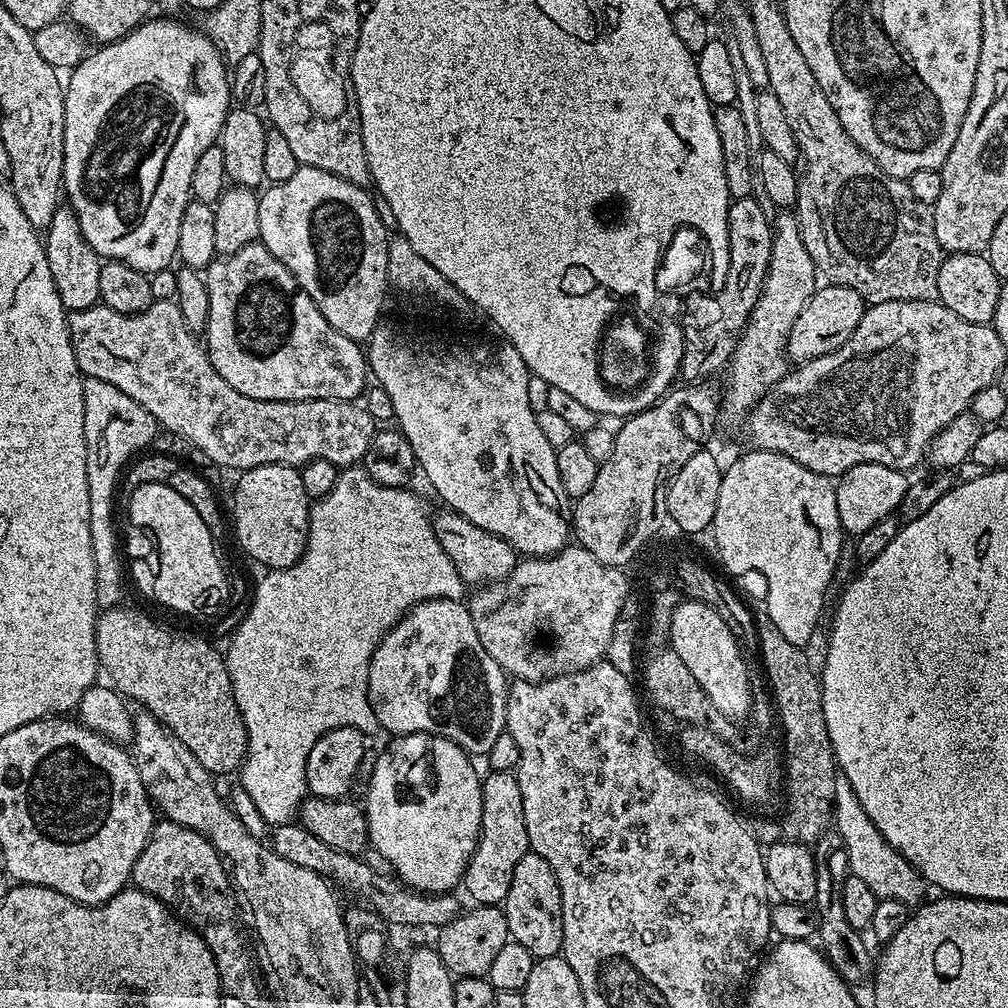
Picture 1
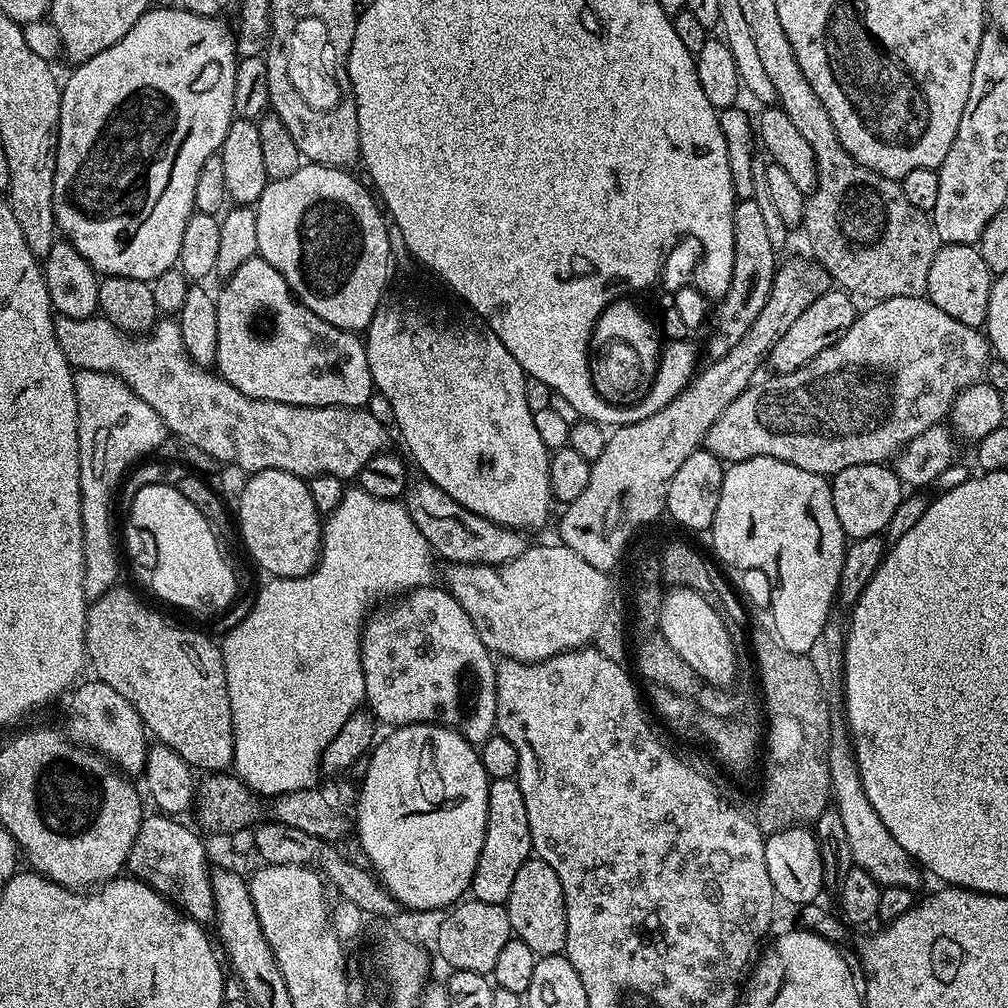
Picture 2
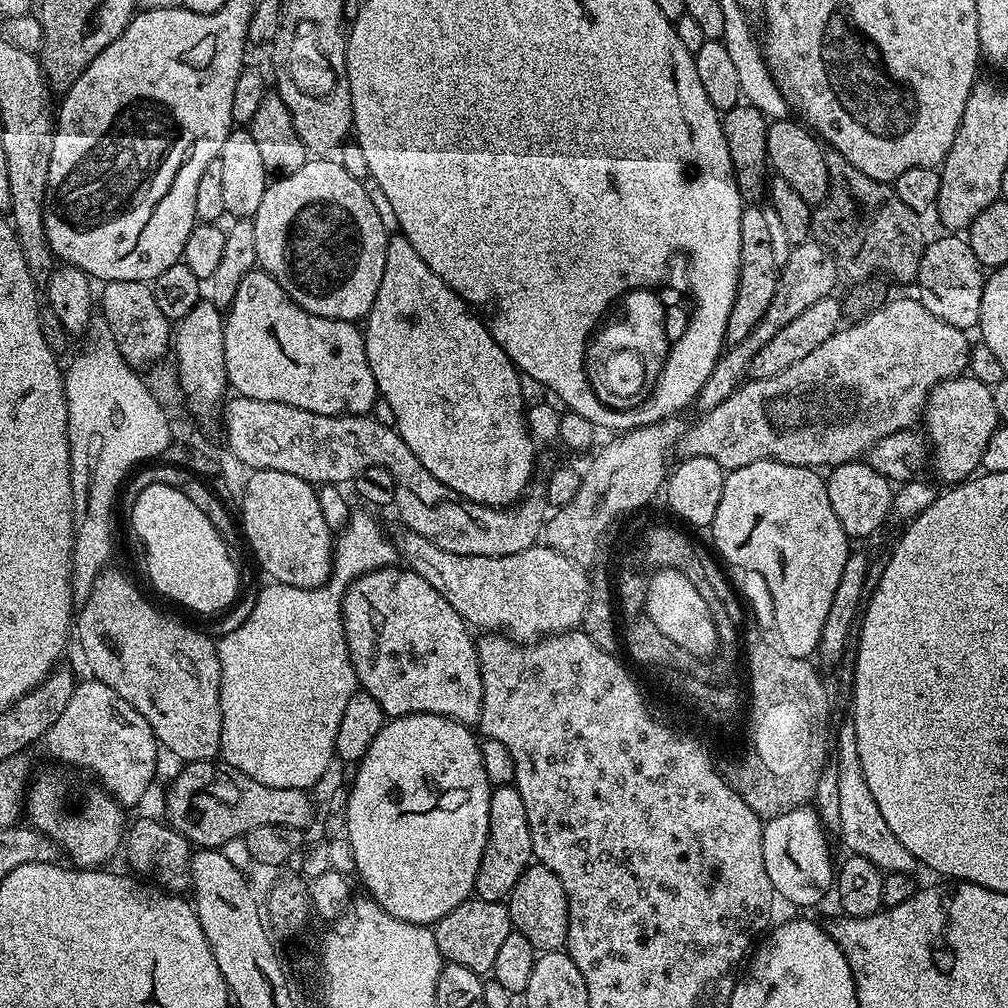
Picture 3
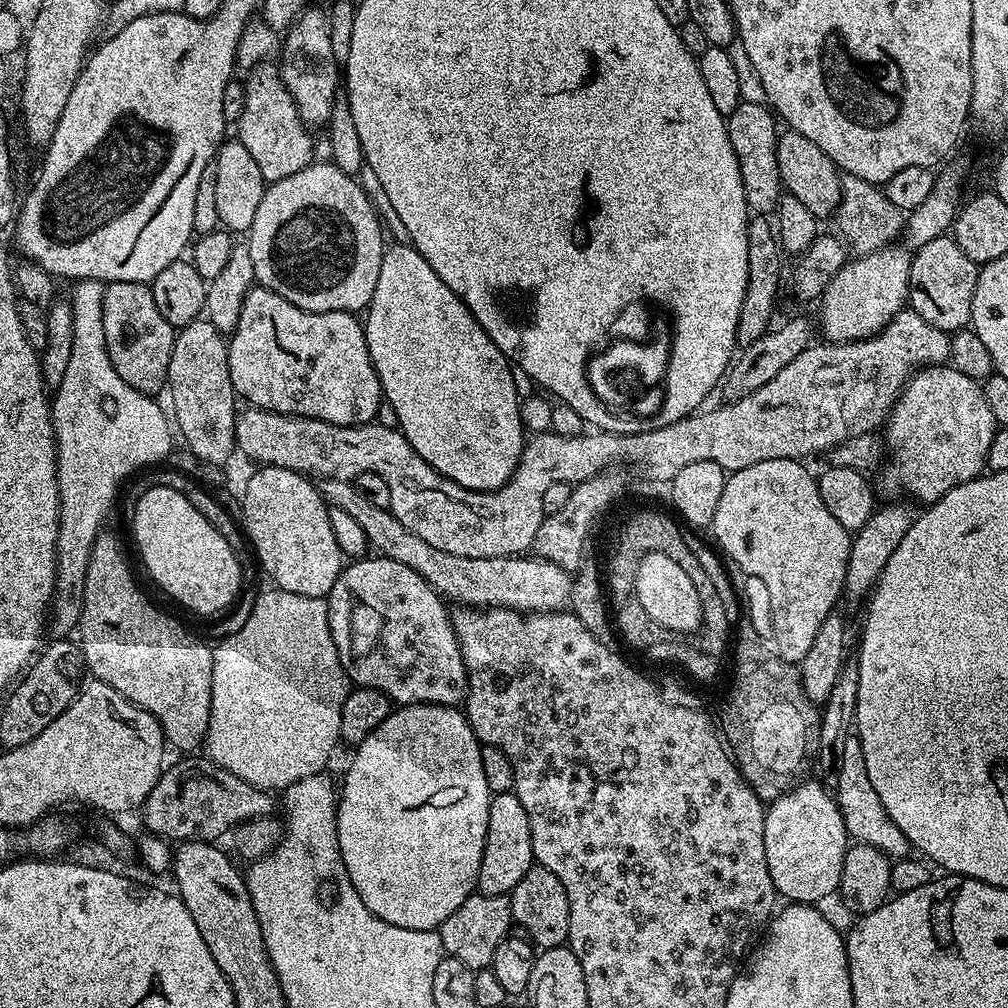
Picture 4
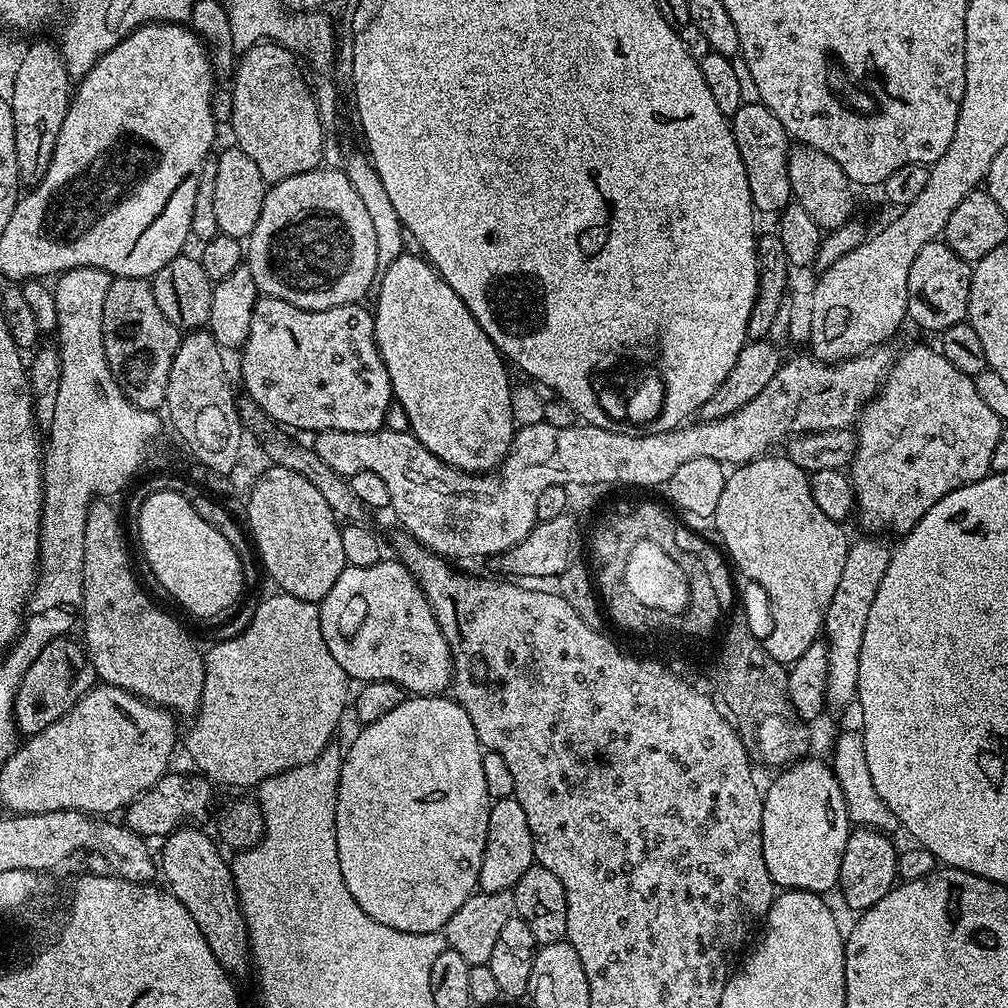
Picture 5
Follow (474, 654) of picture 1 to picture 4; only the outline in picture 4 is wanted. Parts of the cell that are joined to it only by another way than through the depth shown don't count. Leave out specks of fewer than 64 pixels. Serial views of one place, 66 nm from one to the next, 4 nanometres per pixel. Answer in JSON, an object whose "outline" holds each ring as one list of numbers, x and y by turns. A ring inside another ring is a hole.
{"outline":[[372,554,367,558,353,560,347,566,341,568,338,578,334,582,334,586,326,599,328,602,330,634,334,638,334,646,338,650,338,658,342,662,344,672,355,687,378,690,382,694,386,694,388,699,396,706,403,706,405,704,446,704,449,706,460,706,465,703,468,695,468,668,464,664,460,643,454,634,450,608,442,599,440,593,434,591,428,585,428,581,422,578,422,574,410,570,410,566,402,566,402,562,394,562,389,556]]}

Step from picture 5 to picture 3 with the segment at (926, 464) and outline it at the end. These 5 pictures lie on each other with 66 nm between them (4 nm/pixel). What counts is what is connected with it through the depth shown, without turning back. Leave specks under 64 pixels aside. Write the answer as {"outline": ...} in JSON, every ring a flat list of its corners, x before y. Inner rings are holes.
{"outline":[[961,374,936,384,930,390,922,413,922,424,928,427,930,464,940,471,945,485,955,486,980,468,982,450,990,442,990,434,998,427,991,387,978,382,970,374]]}

